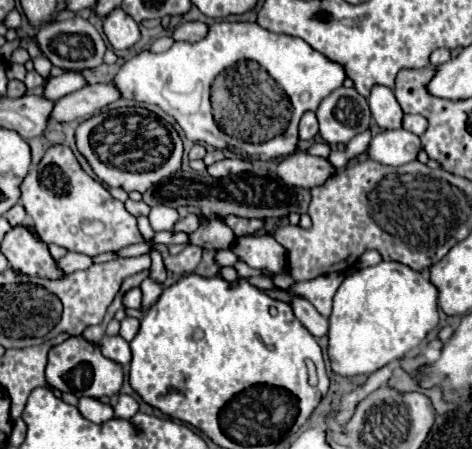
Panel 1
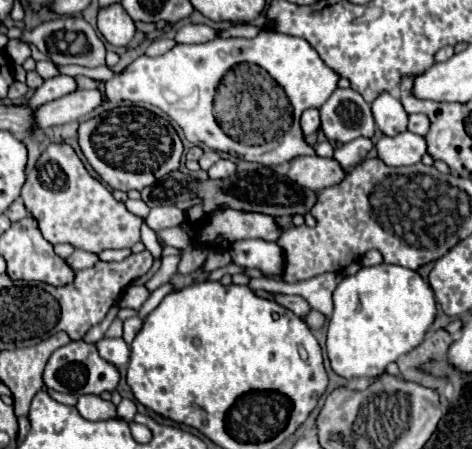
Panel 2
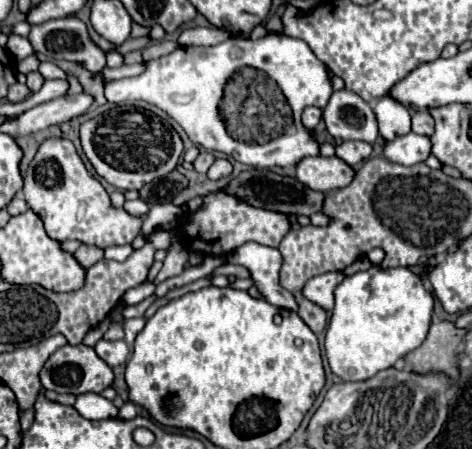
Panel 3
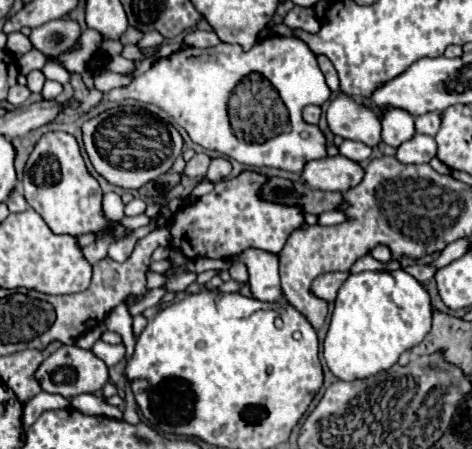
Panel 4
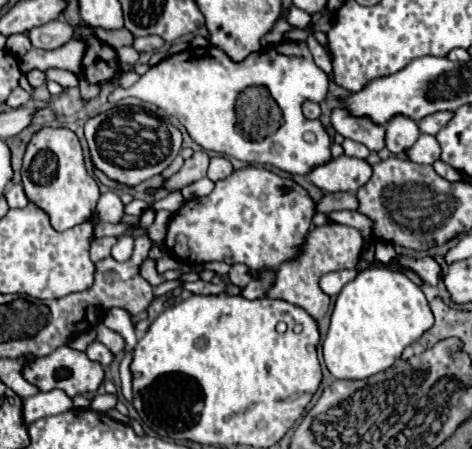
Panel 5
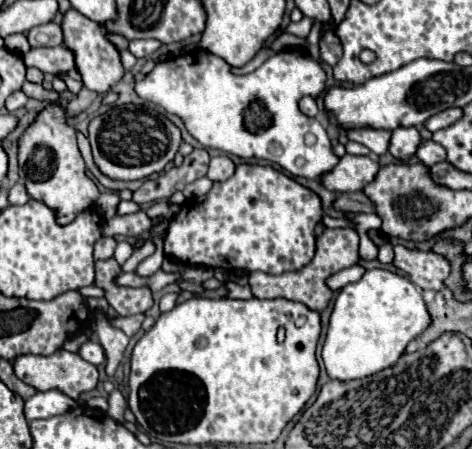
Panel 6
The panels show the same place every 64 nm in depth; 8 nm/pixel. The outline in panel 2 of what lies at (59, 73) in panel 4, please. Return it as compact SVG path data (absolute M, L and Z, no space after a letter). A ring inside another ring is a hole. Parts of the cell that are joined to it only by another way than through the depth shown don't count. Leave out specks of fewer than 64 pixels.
M44 60L44 62L36 62L36 72L42 76L42 78L54 78L58 74L56 66L50 62L50 60Z

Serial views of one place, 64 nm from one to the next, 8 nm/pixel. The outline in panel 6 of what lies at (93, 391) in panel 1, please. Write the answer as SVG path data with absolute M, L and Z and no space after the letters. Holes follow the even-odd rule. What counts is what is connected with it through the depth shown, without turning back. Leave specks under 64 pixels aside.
M56 350L52 356L20 356L14 362L14 372L20 380L24 380L26 384L34 386L36 390L52 390L58 388L60 392L64 392L70 398L78 398L82 392L90 392L96 388L98 384L98 368L90 362L86 362L80 354L76 352L66 352L66 350Z

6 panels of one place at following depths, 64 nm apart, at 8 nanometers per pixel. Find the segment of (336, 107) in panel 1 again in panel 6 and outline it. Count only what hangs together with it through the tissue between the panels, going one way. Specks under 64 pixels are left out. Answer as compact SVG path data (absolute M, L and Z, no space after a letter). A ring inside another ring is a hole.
M352 128L346 132L348 140L360 142L366 148L370 148L370 152L374 154L384 154L388 150L388 130L374 130L374 128Z

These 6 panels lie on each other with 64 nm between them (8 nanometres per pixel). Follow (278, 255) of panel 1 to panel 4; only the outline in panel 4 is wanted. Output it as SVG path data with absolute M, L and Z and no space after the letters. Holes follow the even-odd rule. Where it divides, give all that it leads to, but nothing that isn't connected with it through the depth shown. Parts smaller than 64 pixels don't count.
M248 248L233 257L232 262L247 266L250 272L248 284L252 288L254 298L262 302L286 302L284 292L280 288L278 255L258 248Z

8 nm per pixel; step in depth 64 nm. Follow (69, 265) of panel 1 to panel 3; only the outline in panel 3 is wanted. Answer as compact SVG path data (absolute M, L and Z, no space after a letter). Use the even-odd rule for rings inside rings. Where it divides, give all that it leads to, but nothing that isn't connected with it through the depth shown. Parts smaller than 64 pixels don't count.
M80 246L80 248L74 252L74 258L76 258L76 262L78 262L82 268L90 268L92 264L96 264L98 260L104 258L104 250Z

